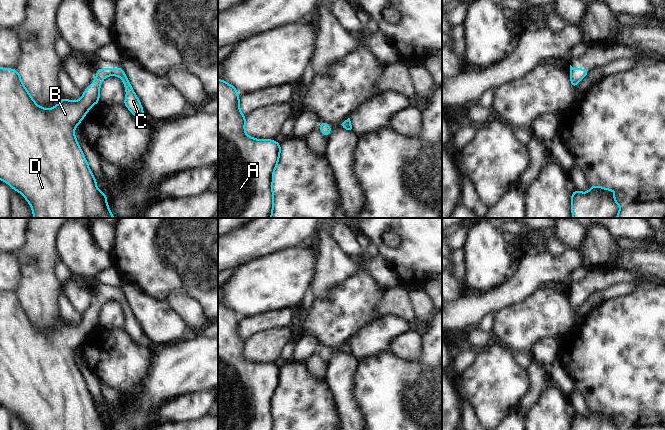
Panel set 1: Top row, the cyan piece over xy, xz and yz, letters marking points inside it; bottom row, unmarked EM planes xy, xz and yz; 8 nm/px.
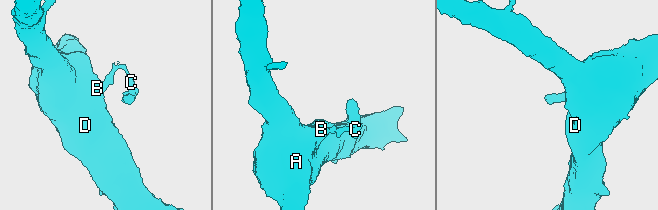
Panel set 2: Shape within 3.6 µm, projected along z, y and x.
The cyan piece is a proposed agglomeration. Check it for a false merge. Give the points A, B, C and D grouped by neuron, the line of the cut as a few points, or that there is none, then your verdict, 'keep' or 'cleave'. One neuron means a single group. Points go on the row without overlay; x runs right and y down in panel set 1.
groups A B C D; cut none; keep

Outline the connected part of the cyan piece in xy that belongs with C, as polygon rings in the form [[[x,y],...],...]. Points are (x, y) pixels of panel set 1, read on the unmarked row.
[[[0,291],[0,405],[8,408],[13,415],[19,416],[30,430],[109,430],[108,420],[98,413],[97,404],[75,360],[75,352],[90,333],[100,327],[102,305],[109,300],[122,304],[126,315],[123,329],[136,343],[143,342],[146,338],[142,327],[123,291],[97,292],[93,306],[82,315],[80,324],[62,321],[57,329],[49,333],[36,327],[17,293]]]

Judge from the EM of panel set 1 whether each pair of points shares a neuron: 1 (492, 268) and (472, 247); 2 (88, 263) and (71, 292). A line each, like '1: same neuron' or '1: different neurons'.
1: same neuron
2: different neurons

